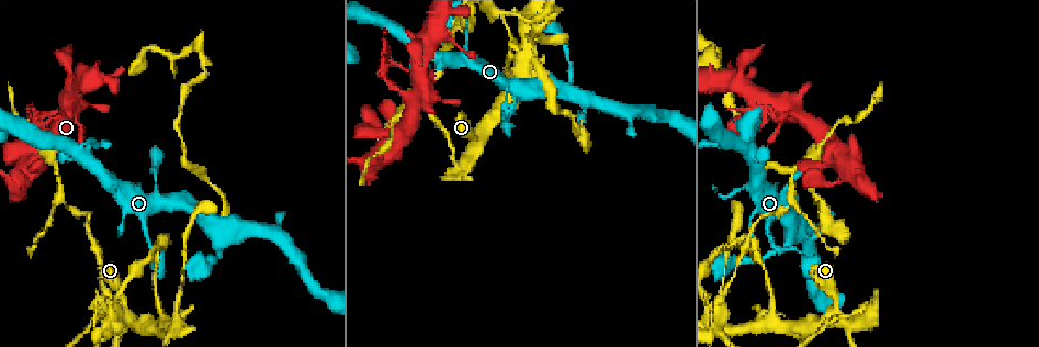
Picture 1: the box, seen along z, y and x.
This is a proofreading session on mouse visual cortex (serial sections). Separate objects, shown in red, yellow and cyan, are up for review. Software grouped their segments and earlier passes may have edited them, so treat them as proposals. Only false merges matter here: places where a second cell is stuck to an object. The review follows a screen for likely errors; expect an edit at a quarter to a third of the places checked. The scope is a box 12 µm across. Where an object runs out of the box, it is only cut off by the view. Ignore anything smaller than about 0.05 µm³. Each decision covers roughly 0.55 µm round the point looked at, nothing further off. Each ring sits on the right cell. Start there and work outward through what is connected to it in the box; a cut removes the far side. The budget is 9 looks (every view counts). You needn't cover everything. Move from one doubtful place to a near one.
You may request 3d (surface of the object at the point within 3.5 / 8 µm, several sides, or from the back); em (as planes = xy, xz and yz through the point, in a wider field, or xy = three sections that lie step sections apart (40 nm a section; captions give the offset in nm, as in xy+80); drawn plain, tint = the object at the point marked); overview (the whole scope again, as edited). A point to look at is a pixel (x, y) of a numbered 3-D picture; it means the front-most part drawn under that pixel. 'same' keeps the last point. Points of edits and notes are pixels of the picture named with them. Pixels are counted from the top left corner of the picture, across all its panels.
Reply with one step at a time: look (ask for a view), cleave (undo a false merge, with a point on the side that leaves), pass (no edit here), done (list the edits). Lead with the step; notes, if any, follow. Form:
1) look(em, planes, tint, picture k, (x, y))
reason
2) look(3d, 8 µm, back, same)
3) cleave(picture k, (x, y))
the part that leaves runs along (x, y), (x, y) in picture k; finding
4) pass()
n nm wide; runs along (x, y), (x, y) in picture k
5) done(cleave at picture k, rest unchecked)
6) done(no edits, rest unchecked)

look(3d, 3.5 µm, picture 1, (418, 97))

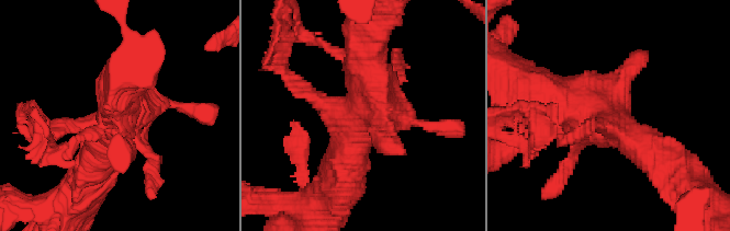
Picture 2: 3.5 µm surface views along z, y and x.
look(em, xy, step 2, tint, picture 2, (609, 125))
shape alone is not enough

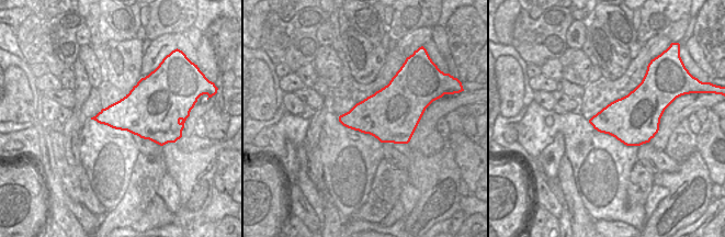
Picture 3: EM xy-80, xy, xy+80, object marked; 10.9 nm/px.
cleave(picture 2, (556, 133))
the part that leaves runs along (301, 87), (280, 70), (277, 22) in picture 2; a second cell is stuck on

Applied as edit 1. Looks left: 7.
look(3d, 3.5 µm, picture 1, (88, 142))
thick turns thin

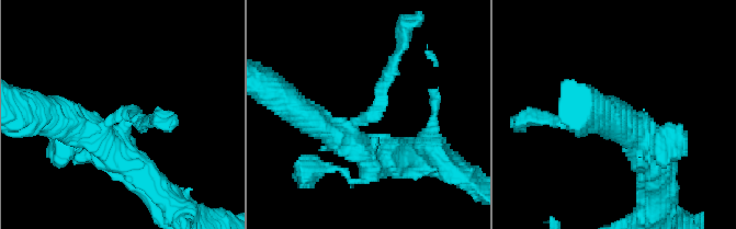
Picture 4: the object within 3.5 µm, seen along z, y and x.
look(em, xy, step 5, tint, picture 4, (121, 112))
now the EM

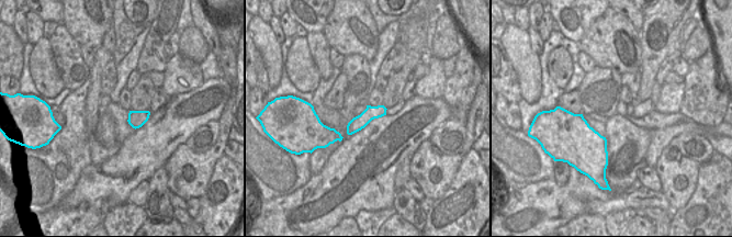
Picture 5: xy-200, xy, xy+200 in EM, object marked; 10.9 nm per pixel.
look(em, planes, tint, same)
another direction

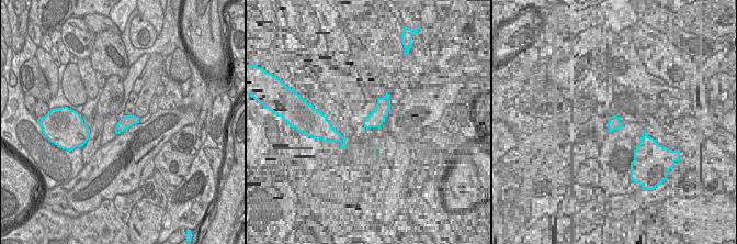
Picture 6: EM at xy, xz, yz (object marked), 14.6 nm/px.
pass()
arms of 200, 450 nm; runs along (648, 157), (615, 113), (553, 123) in picture 4; continuous, no second cell

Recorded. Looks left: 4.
look(3d, 3.5 µm, back, picture 1, (159, 236))

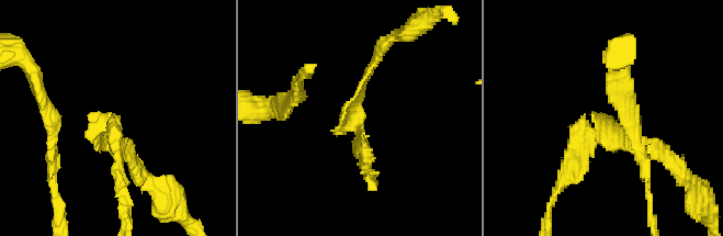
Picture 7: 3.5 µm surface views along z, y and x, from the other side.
look(em, xy, step 2, tint, picture 7, (359, 122))
shape alone is not enough

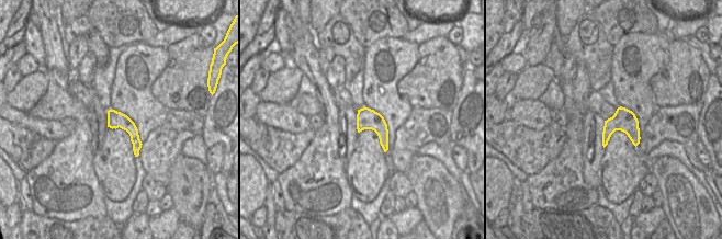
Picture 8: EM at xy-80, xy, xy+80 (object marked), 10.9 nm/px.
cleave(picture 7, (651, 148))
a second cell is stuck on

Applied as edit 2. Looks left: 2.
done(cleave at picture 2, cleave at picture 7, rest unchecked)

